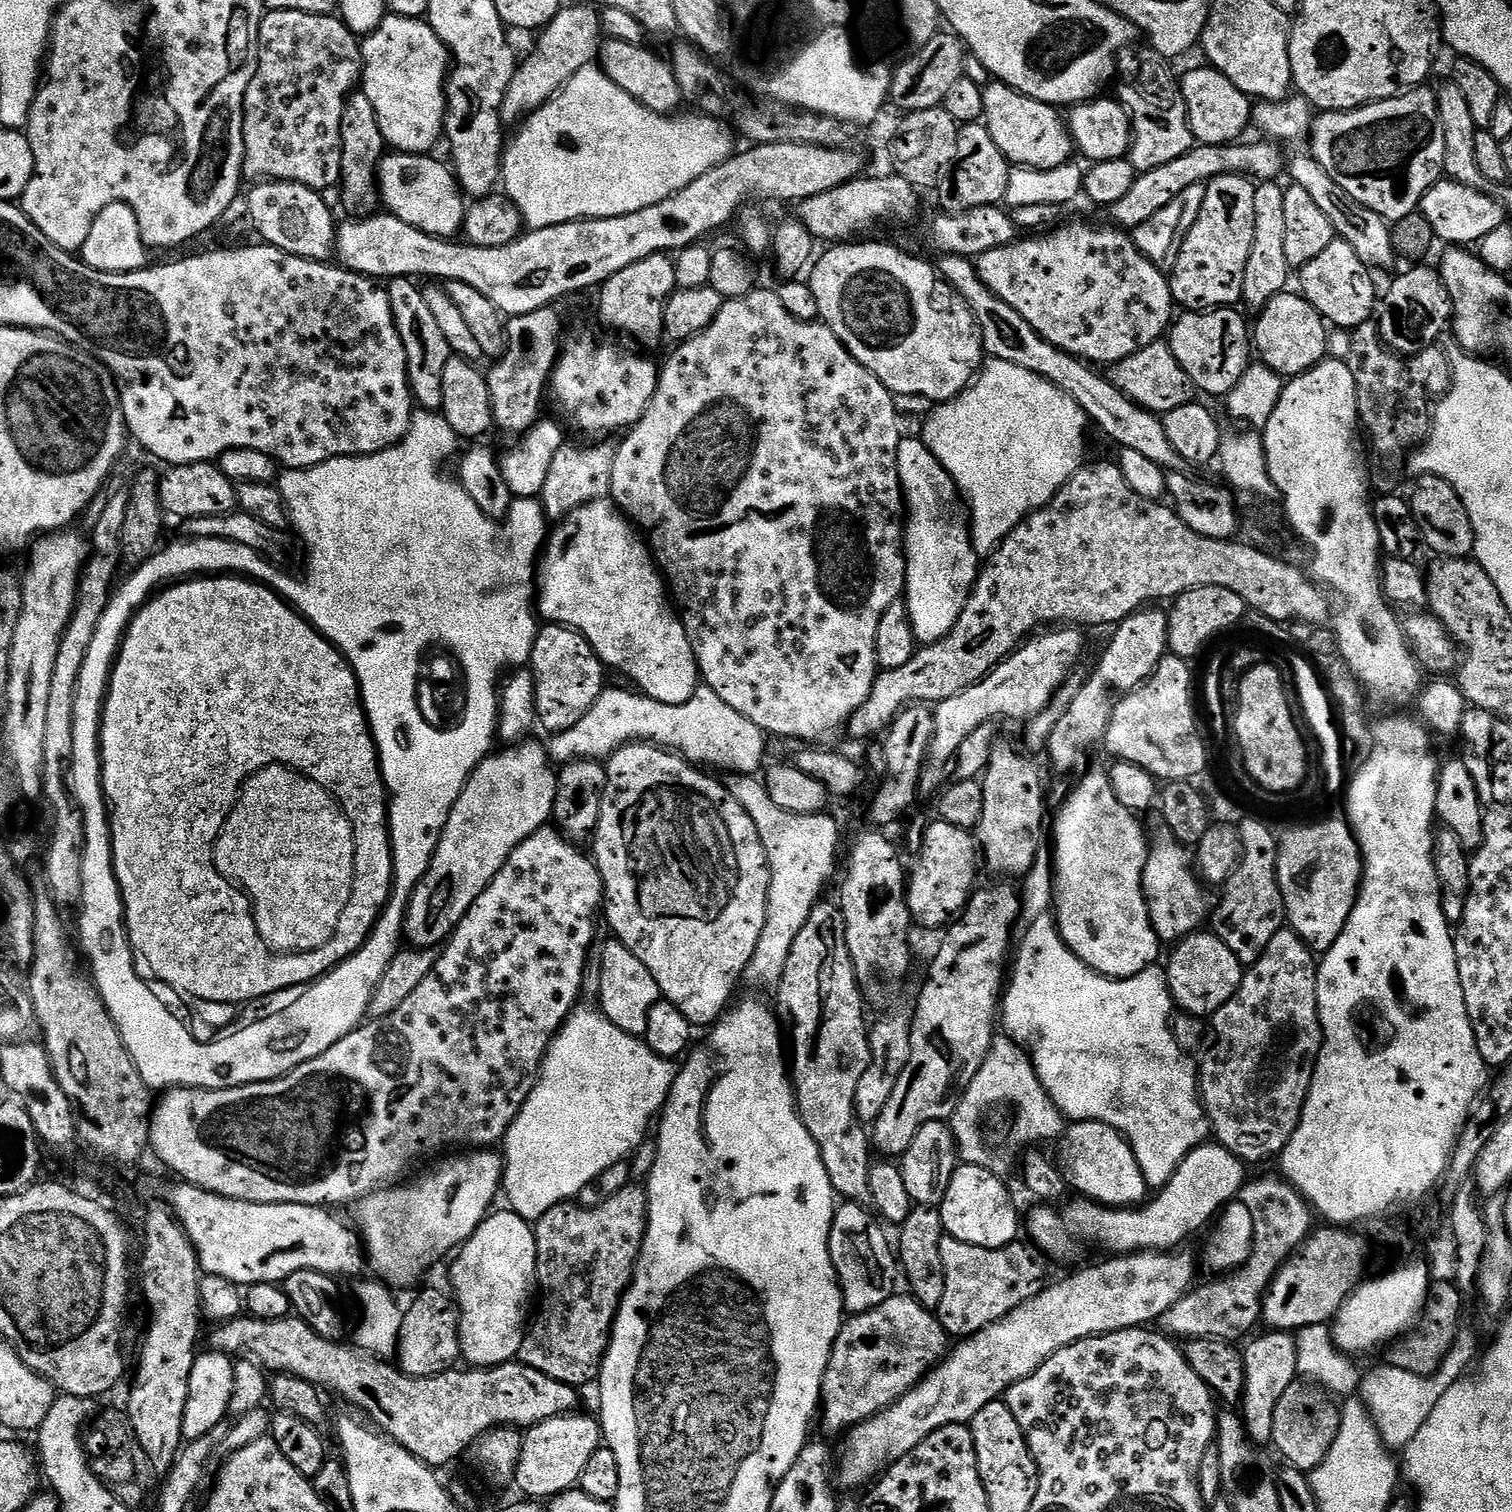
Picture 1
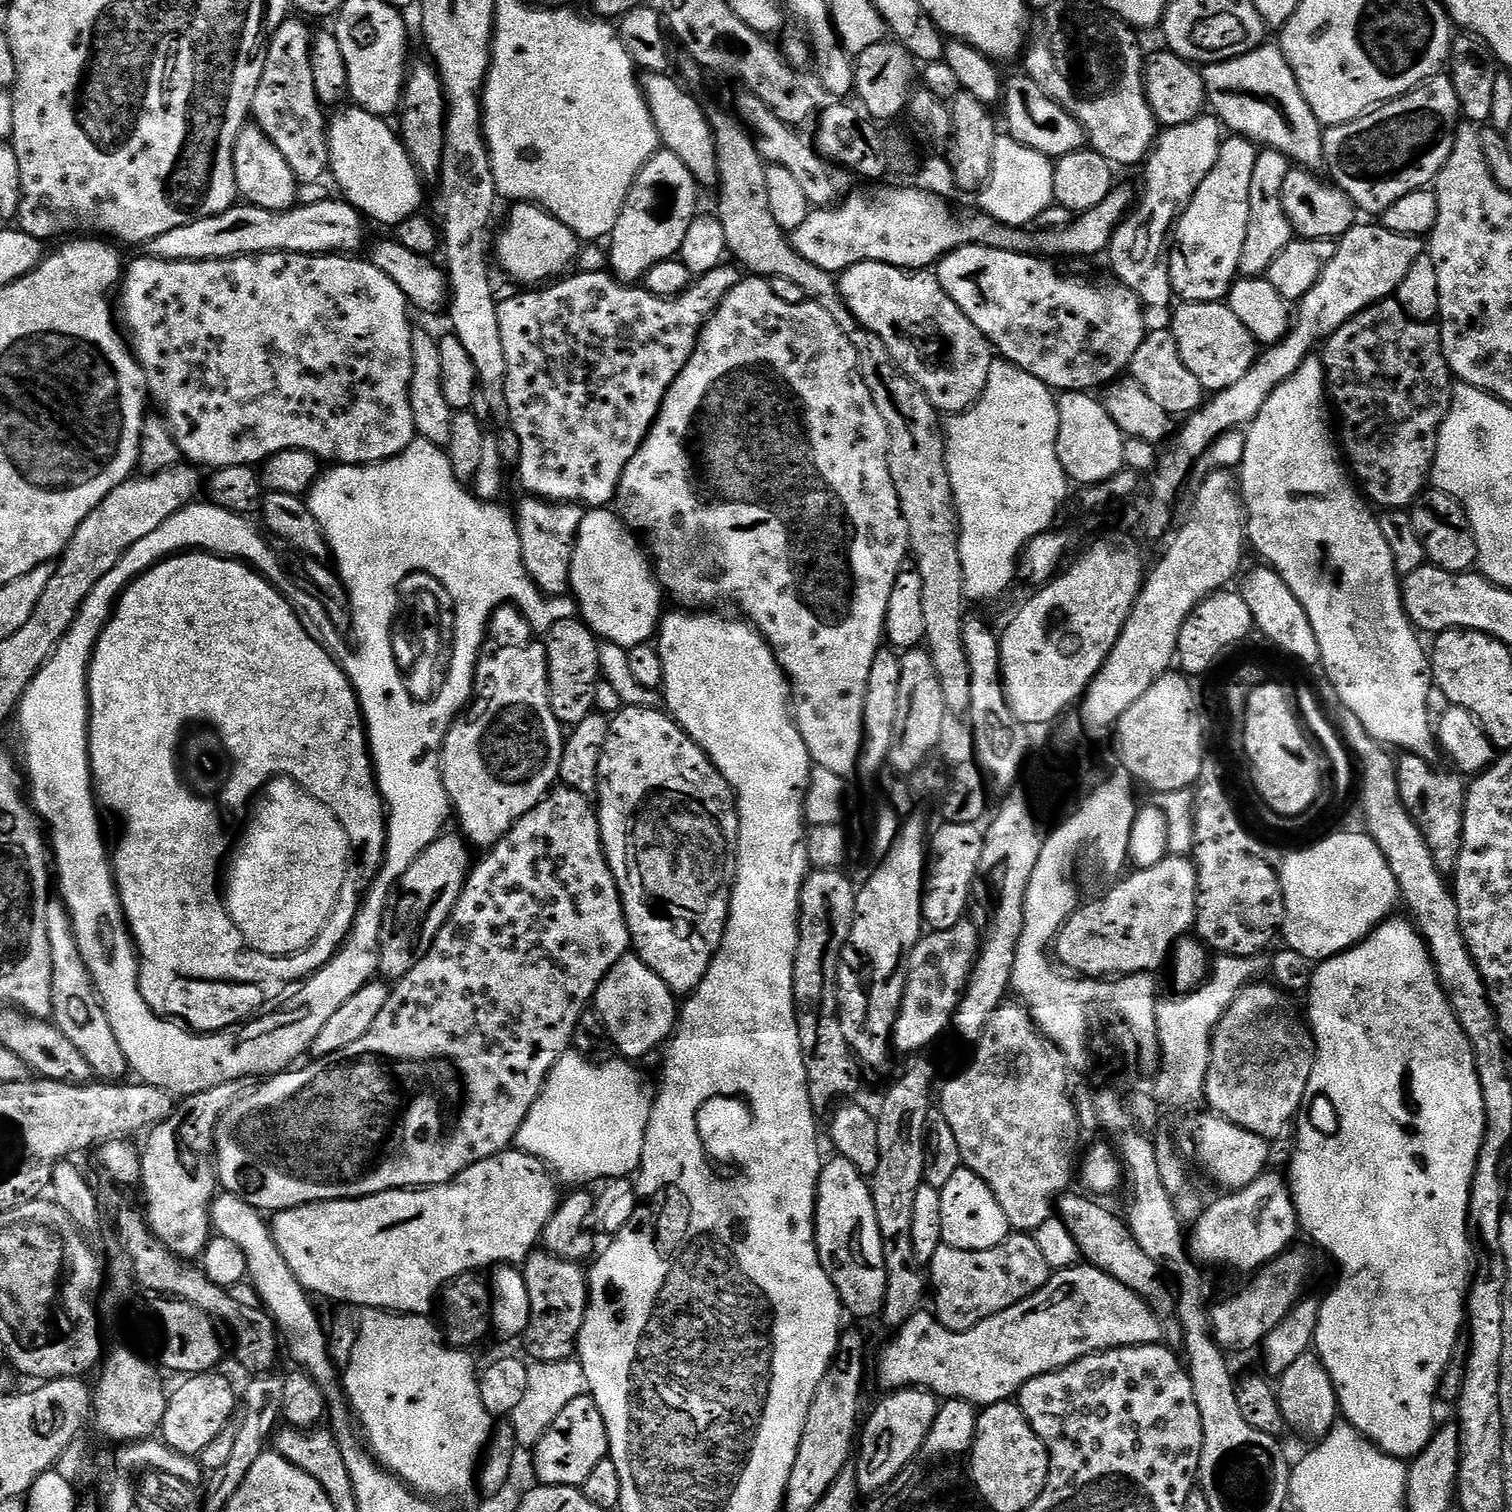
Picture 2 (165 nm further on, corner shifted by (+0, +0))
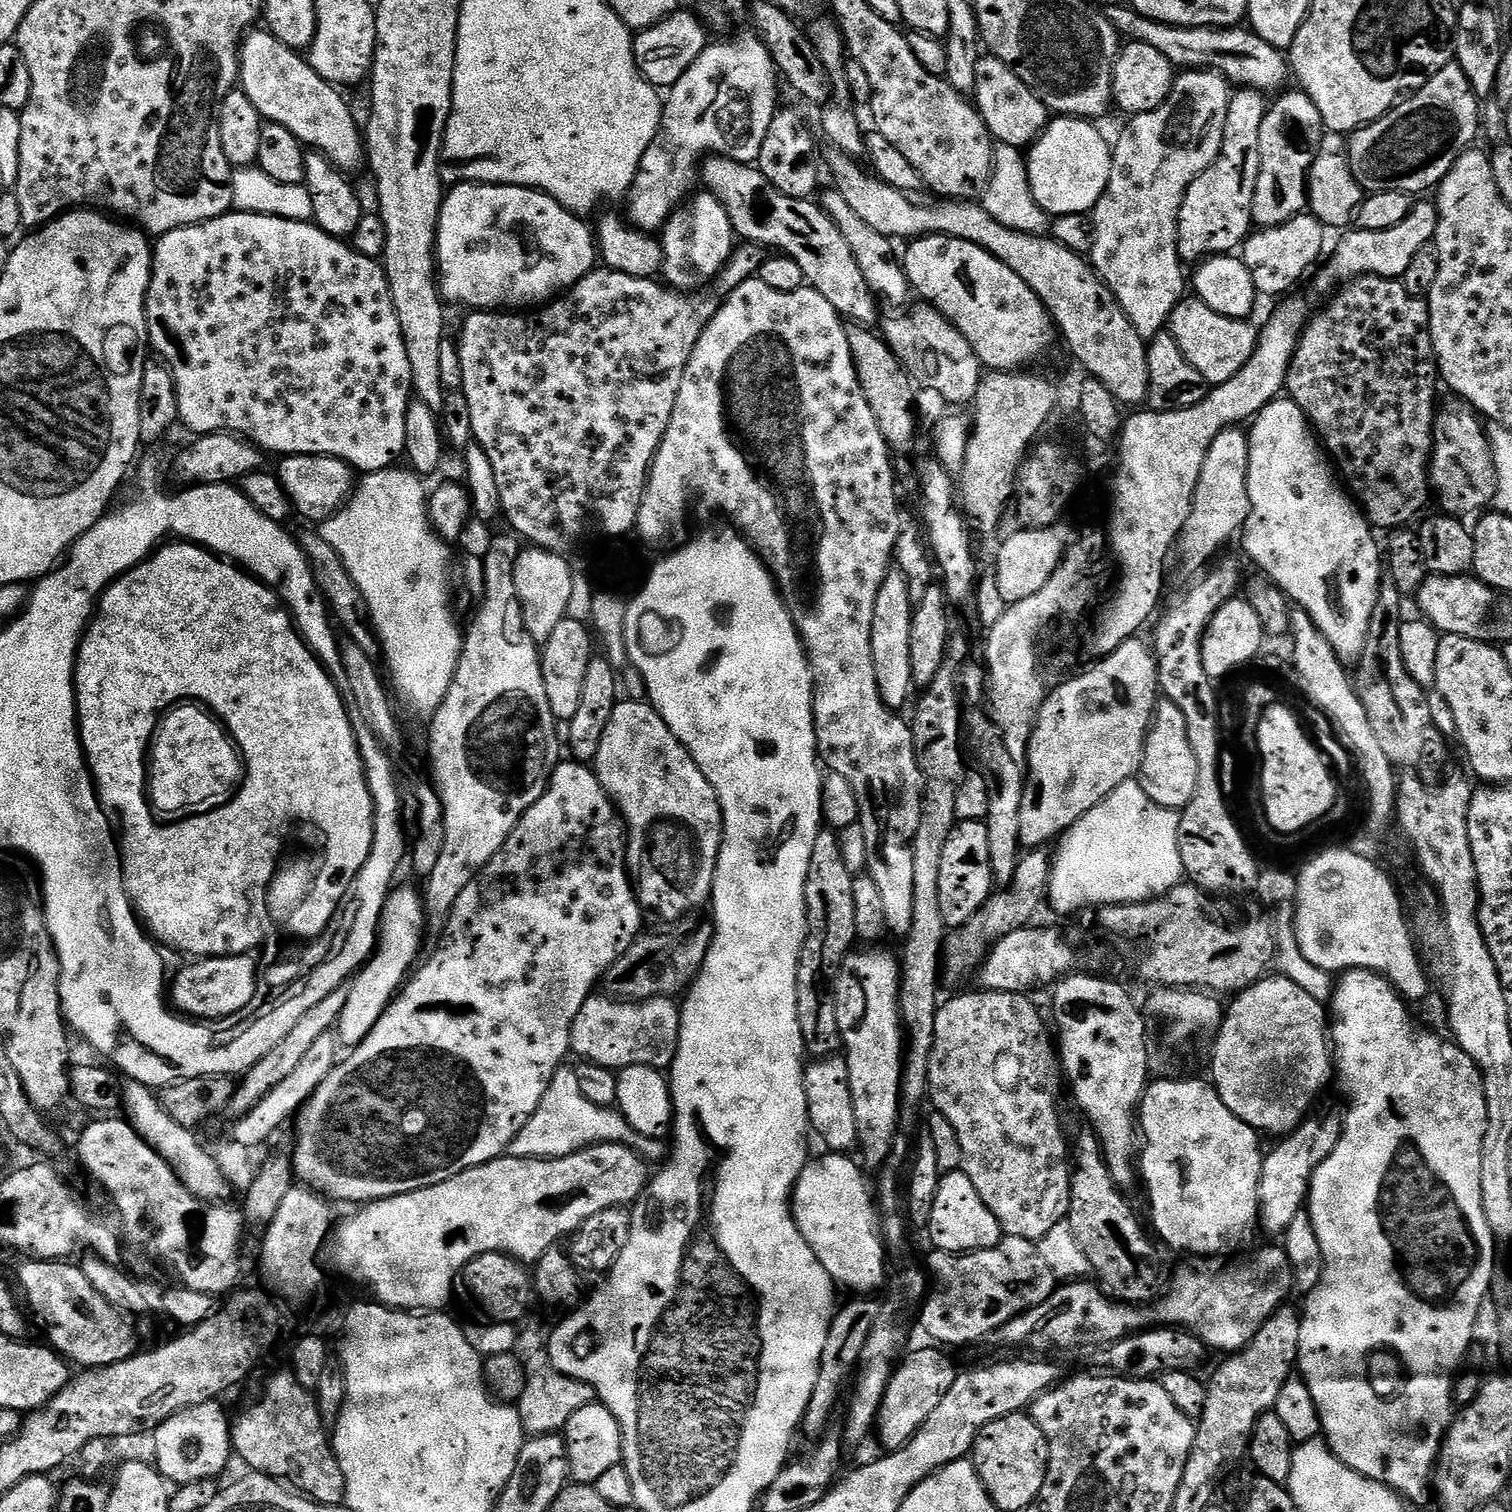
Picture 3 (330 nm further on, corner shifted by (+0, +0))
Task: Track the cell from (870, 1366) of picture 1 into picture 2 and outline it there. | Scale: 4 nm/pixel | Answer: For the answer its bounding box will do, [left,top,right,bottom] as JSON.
[880,1262,1162,1409]

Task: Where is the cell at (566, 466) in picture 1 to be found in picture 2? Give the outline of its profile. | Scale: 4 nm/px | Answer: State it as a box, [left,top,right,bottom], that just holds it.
[514,498,585,596]

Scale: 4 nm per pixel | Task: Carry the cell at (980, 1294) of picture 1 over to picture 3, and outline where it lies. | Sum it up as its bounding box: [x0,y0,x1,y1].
[918,1236,1054,1345]

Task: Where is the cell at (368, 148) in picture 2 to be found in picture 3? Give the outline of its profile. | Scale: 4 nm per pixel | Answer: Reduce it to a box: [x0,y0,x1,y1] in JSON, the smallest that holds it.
[238,30,366,170]

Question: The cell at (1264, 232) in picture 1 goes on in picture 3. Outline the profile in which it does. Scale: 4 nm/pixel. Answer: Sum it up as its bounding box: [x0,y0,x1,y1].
[1252,90,1326,229]

